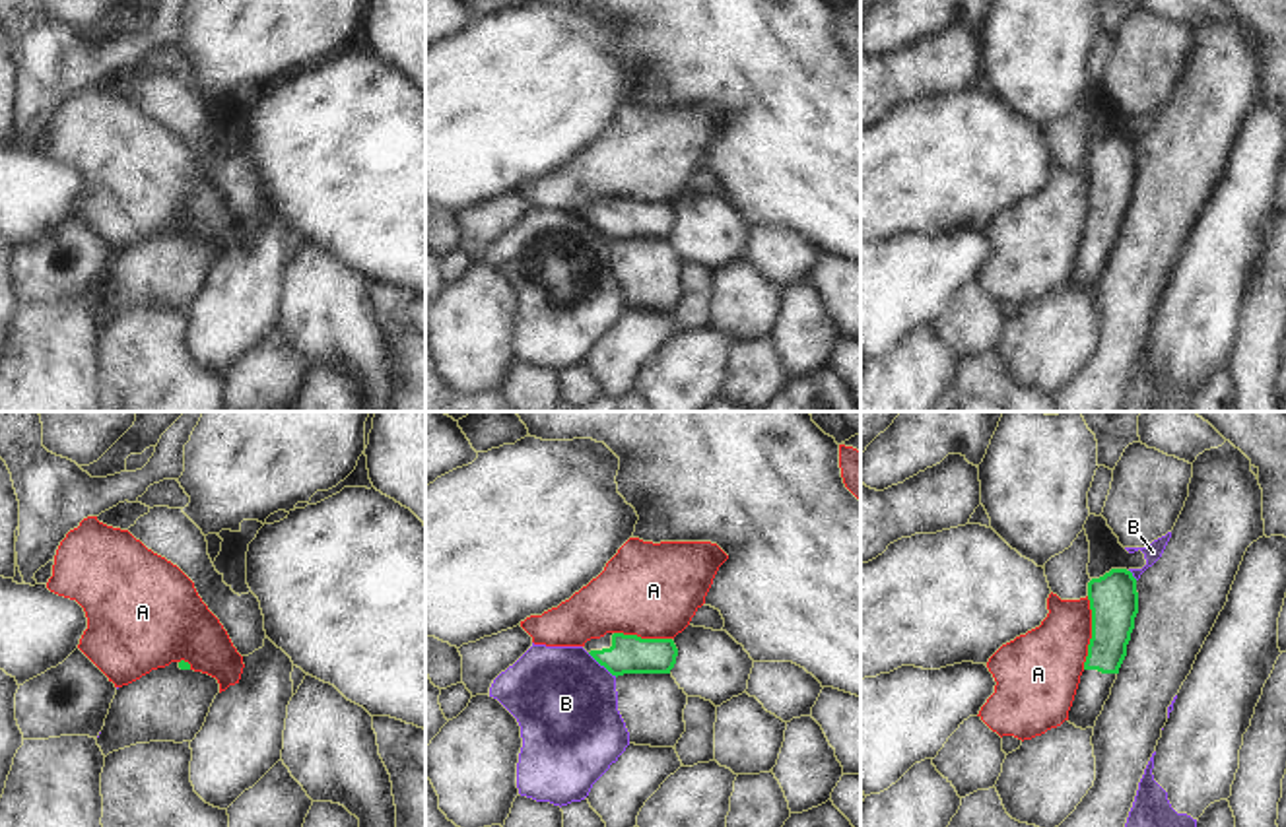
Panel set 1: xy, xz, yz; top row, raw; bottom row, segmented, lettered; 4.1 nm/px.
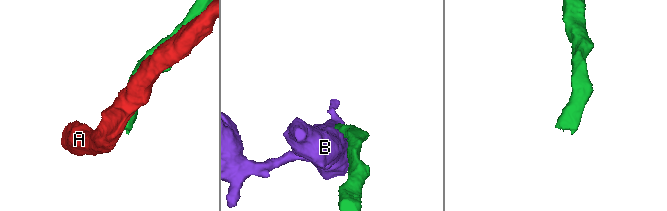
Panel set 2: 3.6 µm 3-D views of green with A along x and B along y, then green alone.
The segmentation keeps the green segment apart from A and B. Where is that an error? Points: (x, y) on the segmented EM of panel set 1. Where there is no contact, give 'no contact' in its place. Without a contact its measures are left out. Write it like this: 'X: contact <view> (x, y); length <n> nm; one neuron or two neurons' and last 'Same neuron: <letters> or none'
A: contact yz (1092, 633); length 300 nm; two neurons
B: contact xz (603, 664); length 160 nm; two neurons
Same neuron: none

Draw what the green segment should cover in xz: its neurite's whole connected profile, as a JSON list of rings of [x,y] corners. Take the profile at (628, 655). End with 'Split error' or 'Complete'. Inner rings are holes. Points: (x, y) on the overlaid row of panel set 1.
[[[606,633],[583,646],[612,676],[670,674],[678,648],[672,639],[641,639],[637,635]]]. Split error

